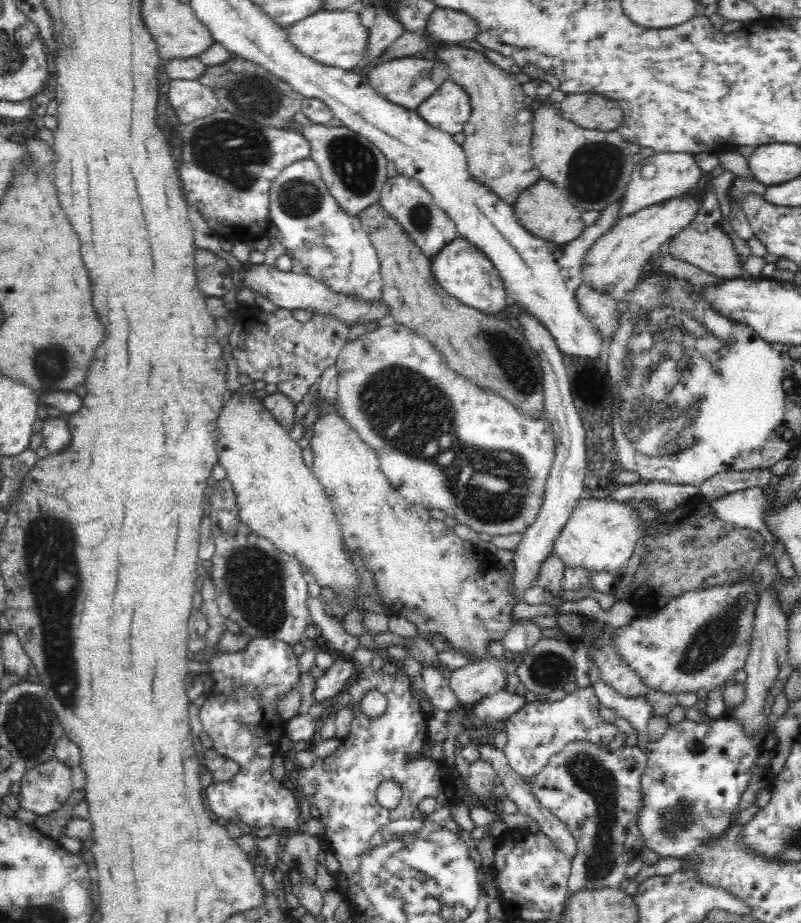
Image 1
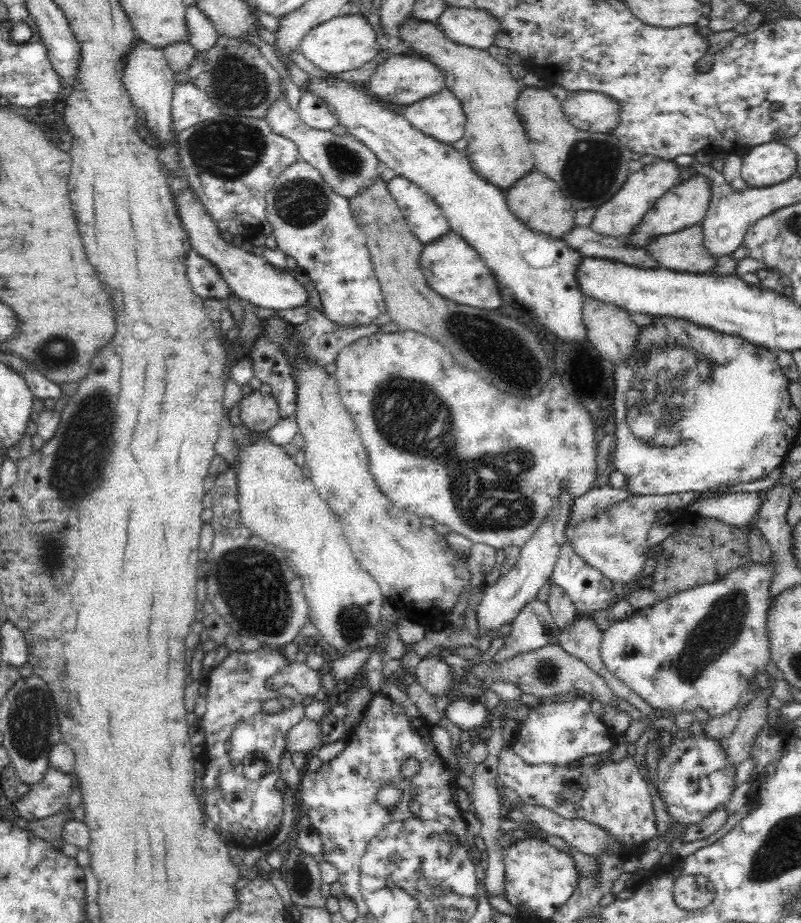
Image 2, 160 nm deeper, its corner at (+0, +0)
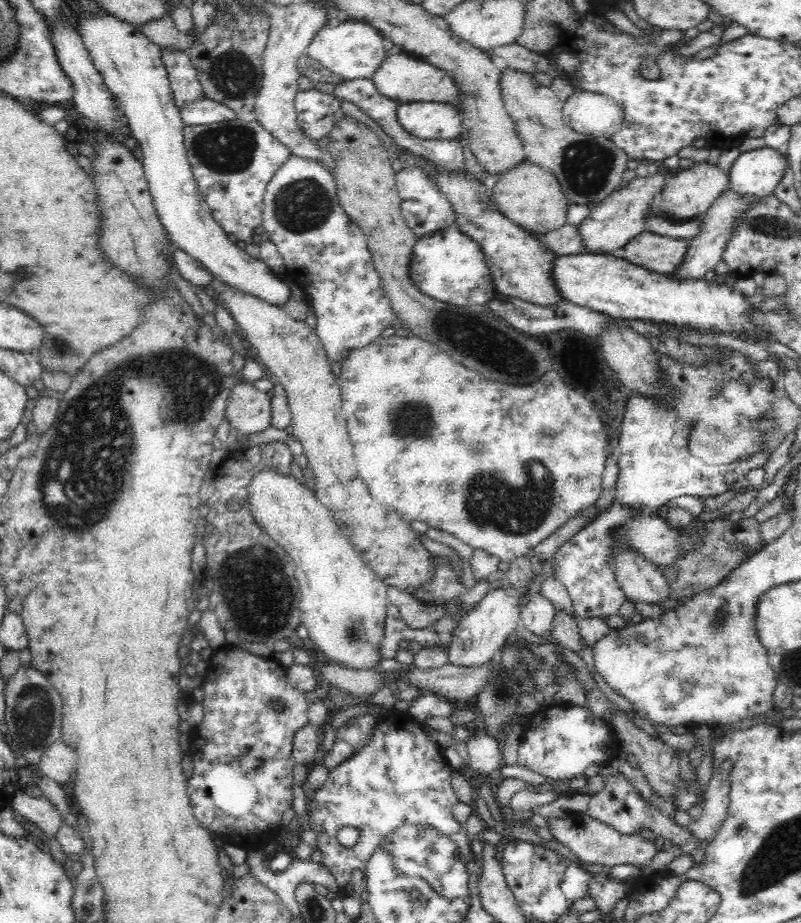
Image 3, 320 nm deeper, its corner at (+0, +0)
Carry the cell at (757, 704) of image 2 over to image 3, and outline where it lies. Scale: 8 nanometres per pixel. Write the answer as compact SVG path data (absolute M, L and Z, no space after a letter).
M725 759L721 771L711 777L702 798L702 810L698 820L691 821L686 828L698 839L700 844L708 846L718 834L727 815L730 802L730 770L732 761Z

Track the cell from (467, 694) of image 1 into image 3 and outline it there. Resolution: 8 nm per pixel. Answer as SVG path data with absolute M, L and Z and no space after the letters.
M531 594L523 603L520 616L525 628L538 636L544 636L553 627L556 611L555 606L545 596Z

